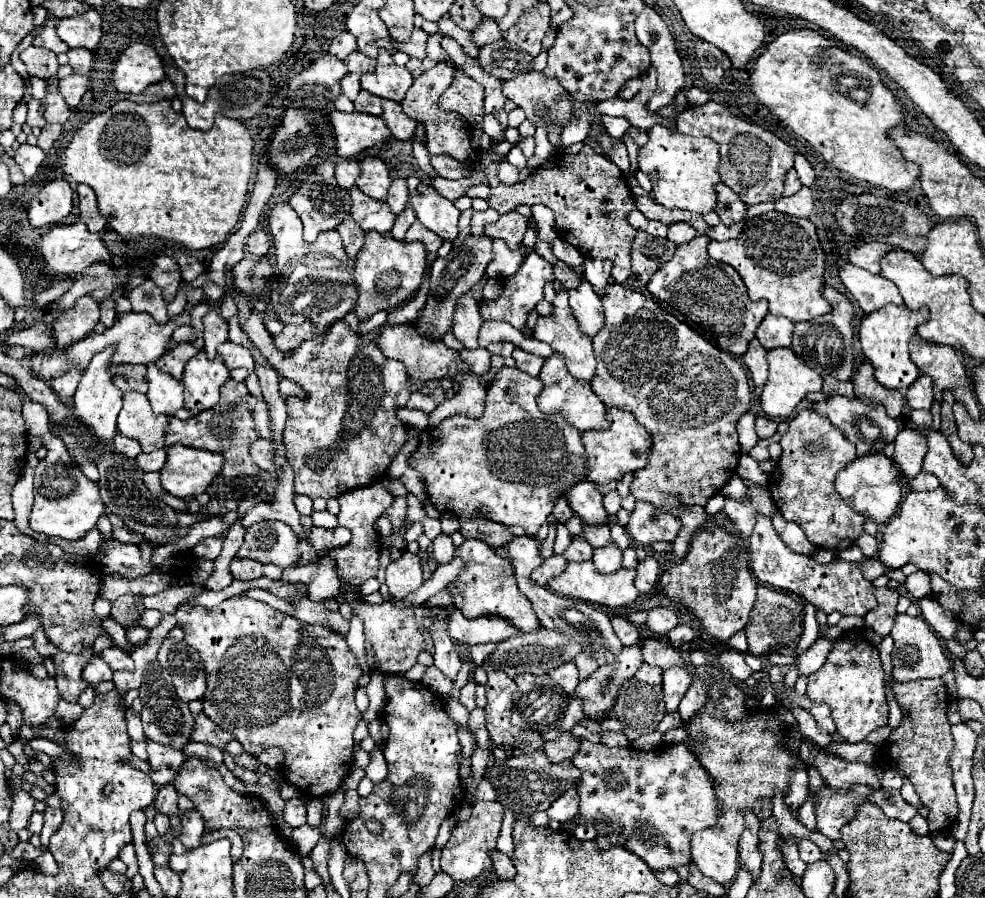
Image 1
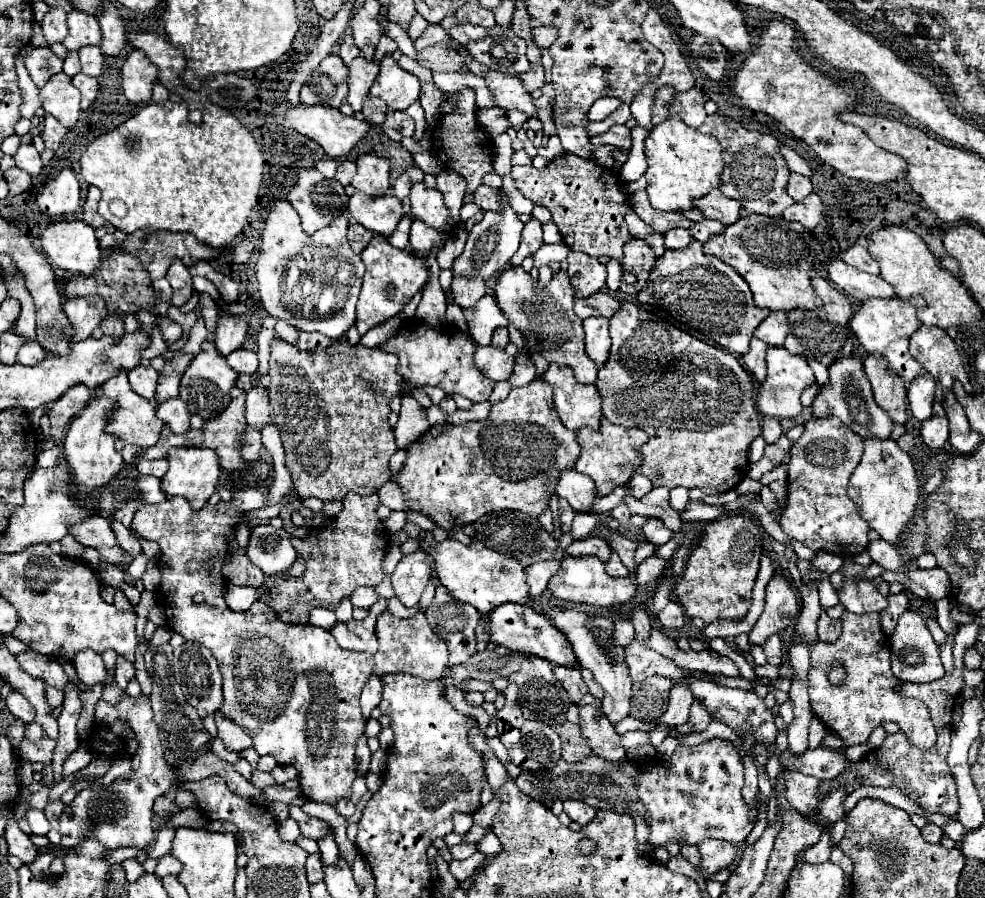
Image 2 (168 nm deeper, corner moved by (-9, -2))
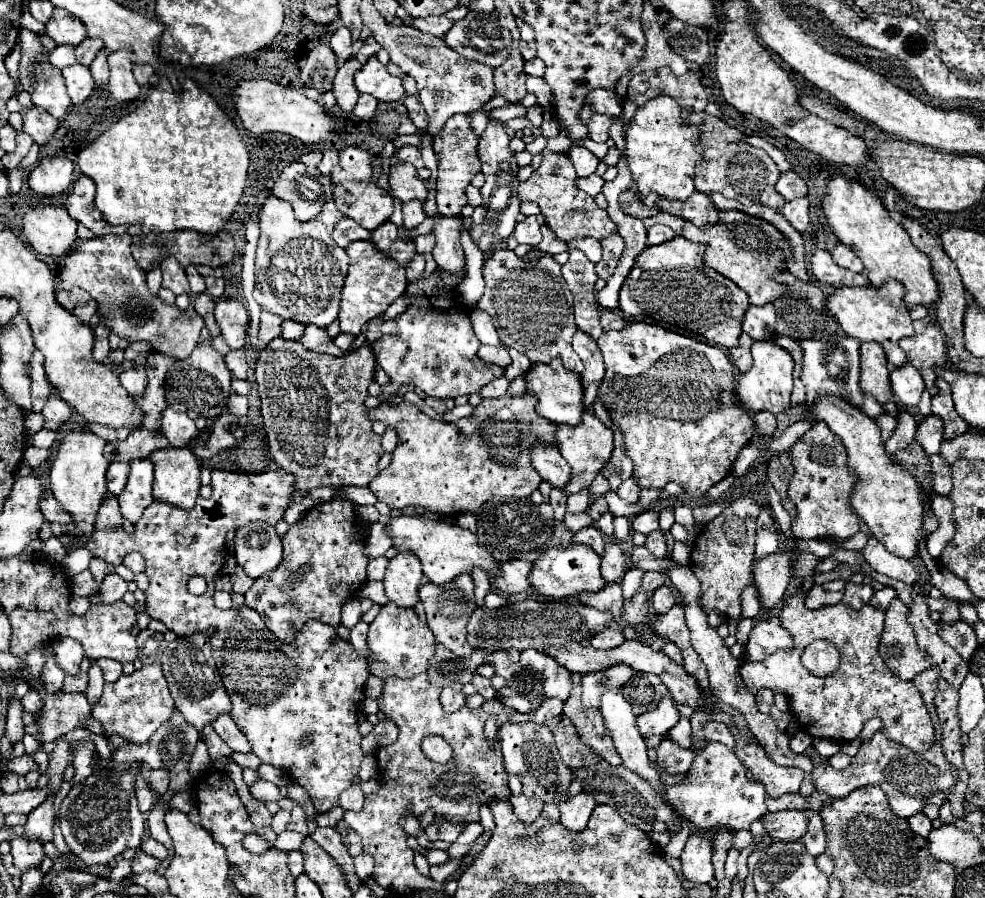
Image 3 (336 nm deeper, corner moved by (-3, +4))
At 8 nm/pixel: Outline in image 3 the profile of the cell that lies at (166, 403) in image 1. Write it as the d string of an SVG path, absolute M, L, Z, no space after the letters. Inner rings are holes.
M166 408L162 414L162 430L160 430L168 444L172 448L190 448L194 436L198 434L198 428L192 418L186 414L174 412L172 408Z

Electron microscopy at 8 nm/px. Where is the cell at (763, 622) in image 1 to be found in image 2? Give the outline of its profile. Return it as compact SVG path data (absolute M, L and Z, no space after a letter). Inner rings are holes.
M780 574L772 576L772 580L766 586L764 612L750 632L750 644L764 646L764 642L772 634L784 632L792 624L792 620L798 618L798 614L800 604L790 582L786 578L780 578Z

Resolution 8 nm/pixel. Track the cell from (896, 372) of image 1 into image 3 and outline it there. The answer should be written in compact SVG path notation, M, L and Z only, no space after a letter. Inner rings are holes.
M888 280L880 288L874 288L874 286L856 286L856 288L838 286L826 298L826 308L838 320L838 324L842 326L842 330L848 336L858 338L860 342L868 342L868 340L878 342L884 348L890 366L898 368L898 366L906 364L906 354L898 346L898 340L904 336L914 336L912 318L910 318L910 312L908 312L902 298L904 298L904 288L898 280Z

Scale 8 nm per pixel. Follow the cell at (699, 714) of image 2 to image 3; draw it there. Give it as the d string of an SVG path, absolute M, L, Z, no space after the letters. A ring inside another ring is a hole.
M680 718L680 722L664 736L666 740L678 744L680 748L692 748L692 730L690 730L690 720Z

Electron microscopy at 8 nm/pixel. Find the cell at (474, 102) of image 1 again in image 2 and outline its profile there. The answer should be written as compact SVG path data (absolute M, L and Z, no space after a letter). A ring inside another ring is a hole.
M478 108L478 124L490 138L496 138L498 134L508 130L506 114L496 108Z

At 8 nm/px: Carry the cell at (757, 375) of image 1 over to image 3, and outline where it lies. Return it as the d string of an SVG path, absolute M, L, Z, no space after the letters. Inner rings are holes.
M740 334L740 338L738 338L738 346L730 350L730 360L732 360L732 364L736 366L738 372L746 372L746 370L750 370L750 364L752 364L752 360L750 360L750 344L752 344L750 336Z

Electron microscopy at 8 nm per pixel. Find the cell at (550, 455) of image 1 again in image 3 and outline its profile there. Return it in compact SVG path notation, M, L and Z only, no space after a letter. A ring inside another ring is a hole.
M532 394L482 400L472 416L456 424L434 420L410 402L382 402L368 412L368 418L384 422L386 428L398 434L392 462L368 486L374 496L390 508L422 506L442 516L458 516L458 512L476 514L492 496L528 498L540 484L538 472L530 464L530 444L534 440L556 444L556 426L536 414Z

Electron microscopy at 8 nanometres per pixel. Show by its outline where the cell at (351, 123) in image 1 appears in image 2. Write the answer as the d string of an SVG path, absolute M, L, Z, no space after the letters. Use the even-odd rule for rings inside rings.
M282 104L282 106L276 106L272 110L272 114L276 116L278 124L282 128L290 128L290 130L296 130L308 138L312 138L314 142L318 142L328 156L332 158L346 158L352 148L368 134L370 130L370 124L364 122L364 120L358 120L354 116L344 116L340 110L336 108L328 108L328 106L288 106L288 104Z

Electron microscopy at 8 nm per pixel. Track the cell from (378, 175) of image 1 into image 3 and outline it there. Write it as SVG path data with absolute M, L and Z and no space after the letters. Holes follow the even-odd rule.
M348 146L338 156L340 156L340 160L330 172L330 178L334 184L346 182L346 180L358 180L358 182L372 180L372 166L370 166L368 152L360 150L358 146Z

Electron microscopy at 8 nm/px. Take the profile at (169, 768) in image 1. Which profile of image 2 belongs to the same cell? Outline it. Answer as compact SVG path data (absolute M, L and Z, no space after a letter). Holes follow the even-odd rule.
M124 696L116 706L100 700L96 704L96 720L110 726L116 720L124 720L130 724L130 728L136 734L136 740L140 742L138 752L132 758L134 772L128 780L116 780L110 786L88 786L82 790L72 804L64 808L64 814L60 818L60 834L62 834L62 846L76 846L78 838L84 838L84 826L96 826L96 834L100 834L100 840L110 850L134 846L134 848L148 848L154 842L154 828L152 828L152 804L158 796L166 794L178 780L176 768L170 766L164 758L164 748L159 734L159 728L146 720L152 718L150 700L146 696L140 696L138 700Z

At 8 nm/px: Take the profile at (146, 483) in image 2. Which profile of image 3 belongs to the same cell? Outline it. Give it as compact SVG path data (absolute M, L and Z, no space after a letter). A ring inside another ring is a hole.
M112 462L106 470L108 492L118 496L122 492L122 486L126 486L126 476L128 476L128 464L126 462Z

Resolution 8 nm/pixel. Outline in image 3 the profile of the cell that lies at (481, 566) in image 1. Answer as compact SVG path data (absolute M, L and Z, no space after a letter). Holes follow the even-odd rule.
M402 514L398 518L390 518L390 522L386 524L386 532L392 538L392 546L398 552L412 552L414 556L418 556L424 576L434 584L450 582L454 576L462 572L470 572L474 566L490 574L498 574L498 562L490 556L490 552L486 552L486 548L478 546L476 534L460 528L458 524L450 524L442 520L424 520L422 516Z

